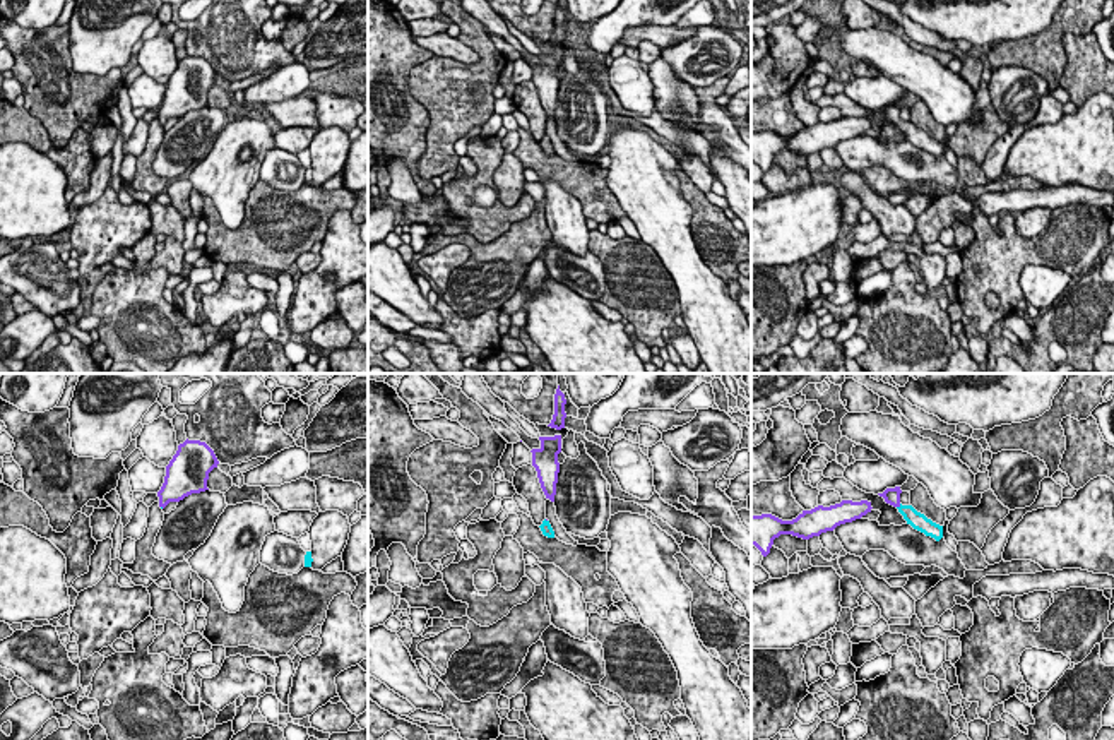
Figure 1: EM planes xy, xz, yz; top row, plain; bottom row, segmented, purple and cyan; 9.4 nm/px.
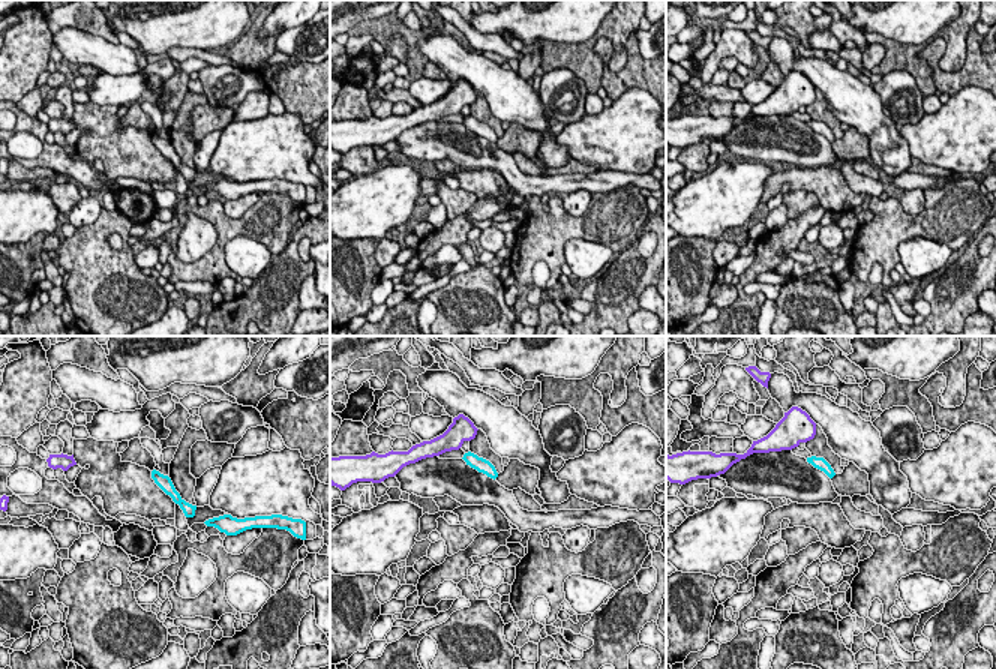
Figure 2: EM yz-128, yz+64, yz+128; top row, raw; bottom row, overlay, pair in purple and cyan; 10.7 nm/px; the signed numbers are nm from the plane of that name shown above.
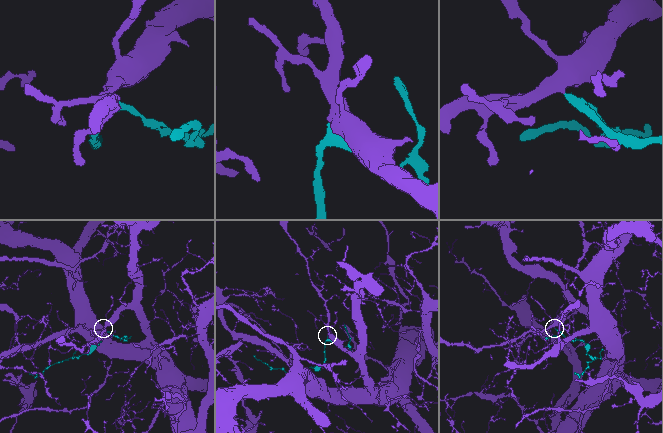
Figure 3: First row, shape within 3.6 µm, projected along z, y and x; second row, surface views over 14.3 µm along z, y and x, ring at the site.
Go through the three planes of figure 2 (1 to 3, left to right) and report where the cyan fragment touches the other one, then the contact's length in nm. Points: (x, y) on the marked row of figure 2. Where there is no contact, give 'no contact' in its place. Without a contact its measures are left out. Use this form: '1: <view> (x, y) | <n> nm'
1: no contact
2: no contact
3: no contact

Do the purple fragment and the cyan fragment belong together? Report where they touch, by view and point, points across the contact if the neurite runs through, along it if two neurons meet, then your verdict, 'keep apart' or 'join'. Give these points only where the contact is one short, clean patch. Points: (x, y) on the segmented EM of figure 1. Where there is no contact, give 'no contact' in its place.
meets purple in yz at (899, 506); runs through yz (892, 495), (899, 506), (916, 519); join

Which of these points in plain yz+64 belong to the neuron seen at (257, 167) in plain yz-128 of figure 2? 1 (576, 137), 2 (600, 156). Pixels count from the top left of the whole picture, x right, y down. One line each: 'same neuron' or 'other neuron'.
1: same neuron
2: same neuron

